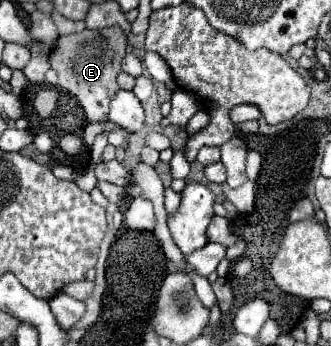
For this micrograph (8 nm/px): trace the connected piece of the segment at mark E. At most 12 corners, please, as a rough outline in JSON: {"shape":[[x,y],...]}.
{"shape":[[121,28],[61,36],[51,50],[59,86],[89,122],[119,92]]}

